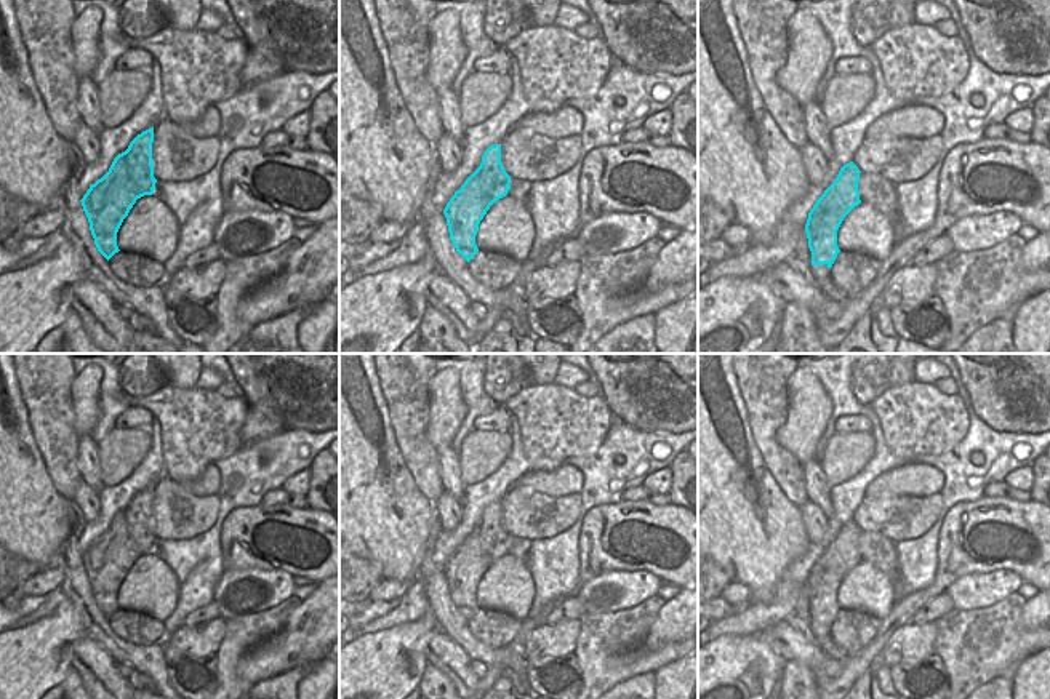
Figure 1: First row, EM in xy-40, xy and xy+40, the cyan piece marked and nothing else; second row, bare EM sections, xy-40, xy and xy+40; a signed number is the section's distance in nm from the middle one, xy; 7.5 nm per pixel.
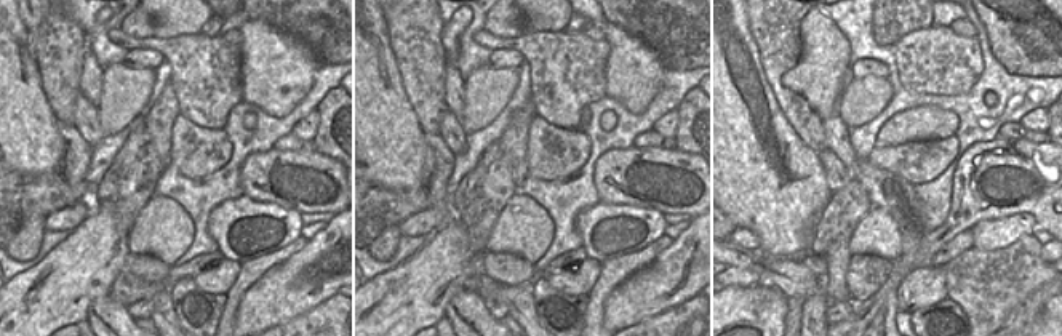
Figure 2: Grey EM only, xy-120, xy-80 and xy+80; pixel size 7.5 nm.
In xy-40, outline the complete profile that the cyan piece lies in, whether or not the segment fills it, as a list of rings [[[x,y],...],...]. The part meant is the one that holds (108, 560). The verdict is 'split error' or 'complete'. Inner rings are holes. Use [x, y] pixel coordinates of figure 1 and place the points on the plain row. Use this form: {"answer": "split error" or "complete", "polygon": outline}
{"answer": "complete", "polygon": [[[154,486],[138,493],[80,558],[94,603],[107,619],[120,609],[117,590],[136,558],[154,552],[152,501]]]}

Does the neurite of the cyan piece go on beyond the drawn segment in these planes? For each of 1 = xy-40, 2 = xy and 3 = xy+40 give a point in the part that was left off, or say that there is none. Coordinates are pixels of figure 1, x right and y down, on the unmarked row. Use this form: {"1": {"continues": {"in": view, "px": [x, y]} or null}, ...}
{"1": {"continues": null}, "2": {"continues": null}, "3": {"continues": null}}

